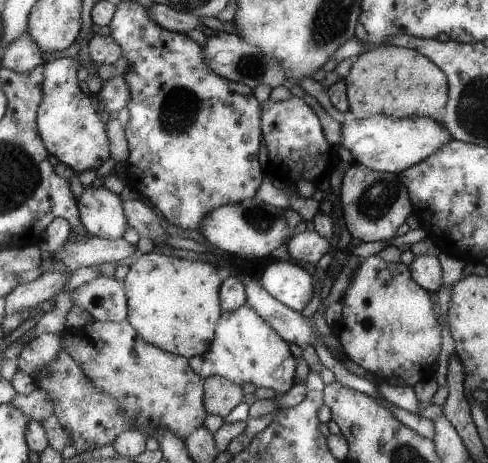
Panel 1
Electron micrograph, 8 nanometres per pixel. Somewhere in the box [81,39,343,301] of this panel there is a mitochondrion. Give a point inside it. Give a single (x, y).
(181, 107)

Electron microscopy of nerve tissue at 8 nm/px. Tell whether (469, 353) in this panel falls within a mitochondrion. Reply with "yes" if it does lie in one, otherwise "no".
no

